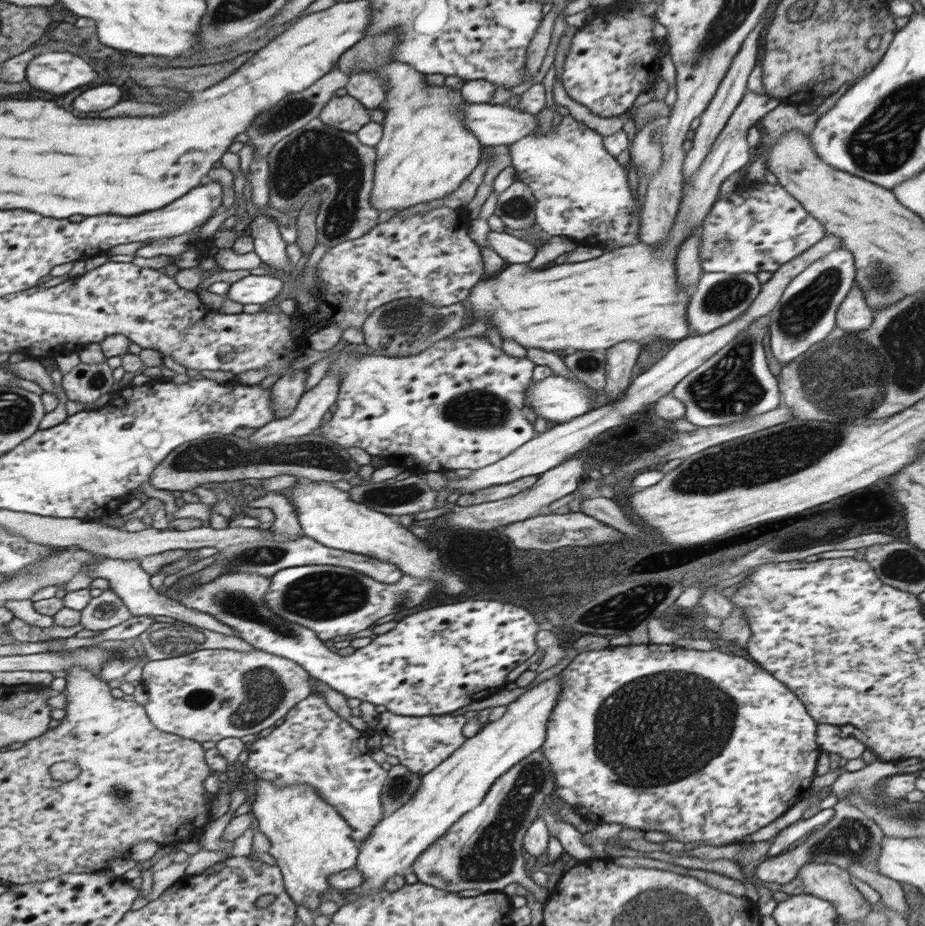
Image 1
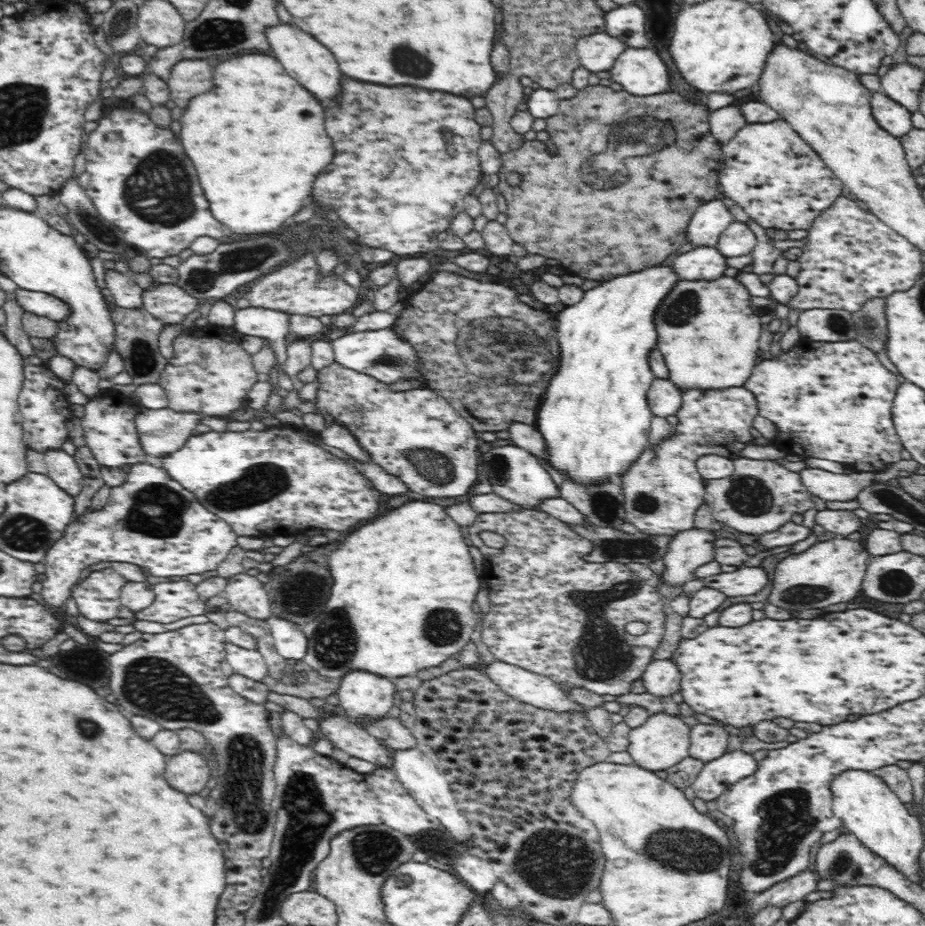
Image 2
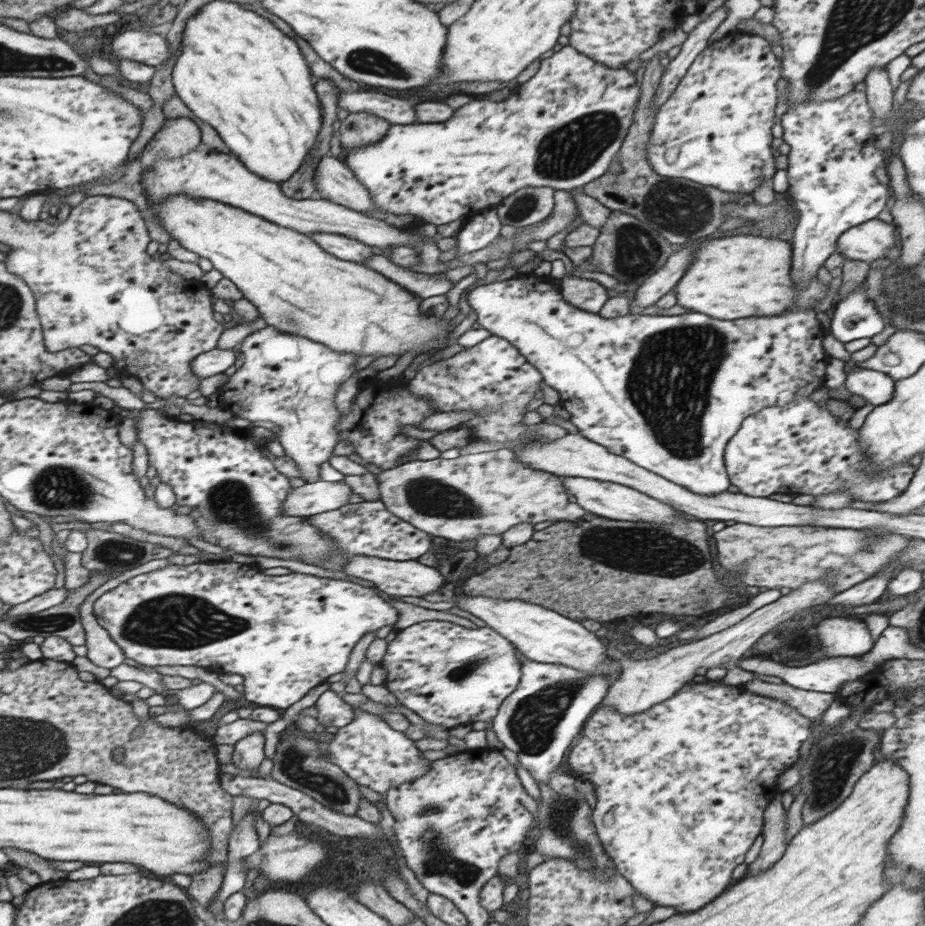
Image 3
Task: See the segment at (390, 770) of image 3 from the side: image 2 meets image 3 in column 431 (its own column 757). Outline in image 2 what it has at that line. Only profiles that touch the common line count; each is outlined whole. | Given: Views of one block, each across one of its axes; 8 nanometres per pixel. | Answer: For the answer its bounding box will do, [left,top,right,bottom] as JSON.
[691,749,757,800]

